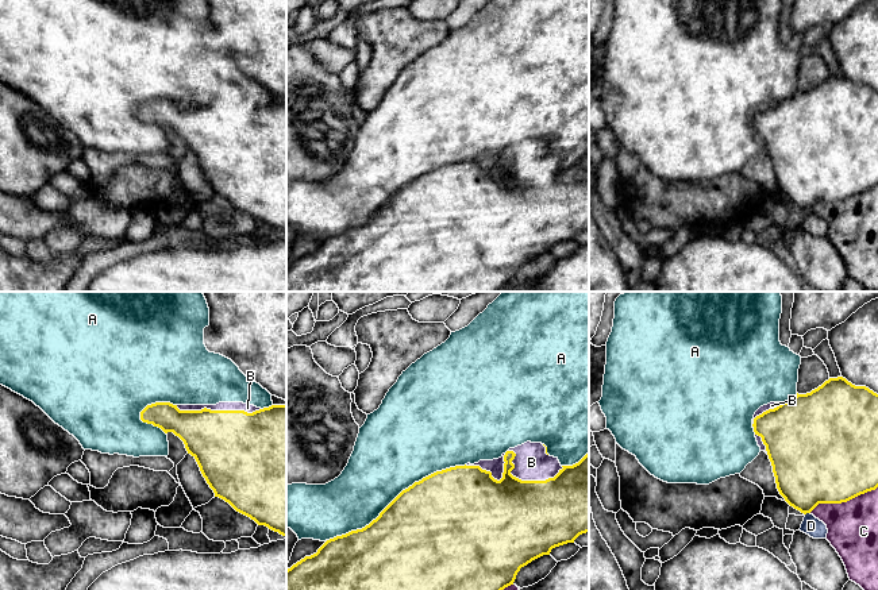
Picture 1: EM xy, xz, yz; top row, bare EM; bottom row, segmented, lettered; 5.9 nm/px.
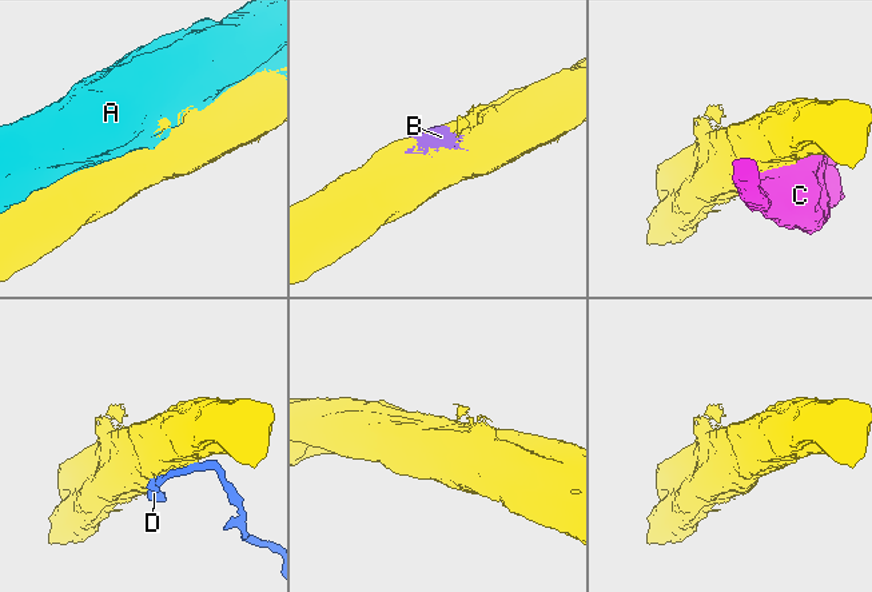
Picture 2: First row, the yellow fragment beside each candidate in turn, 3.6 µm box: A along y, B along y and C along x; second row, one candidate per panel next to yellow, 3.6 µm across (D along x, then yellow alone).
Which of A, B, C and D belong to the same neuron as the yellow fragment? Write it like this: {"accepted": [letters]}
{"accepted": ["B"]}

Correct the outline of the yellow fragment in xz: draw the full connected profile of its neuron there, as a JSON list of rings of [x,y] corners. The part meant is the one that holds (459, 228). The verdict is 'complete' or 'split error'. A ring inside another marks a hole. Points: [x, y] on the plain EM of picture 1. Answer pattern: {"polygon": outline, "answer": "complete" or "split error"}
{"polygon": [[[527,139],[509,146],[501,155],[480,158],[436,169],[403,188],[369,223],[327,238],[316,251],[305,254],[286,267],[286,292],[498,292],[513,282],[521,265],[550,252],[551,247],[589,230],[589,150],[573,163],[562,163],[547,151],[542,140]]], "answer": "split error"}

